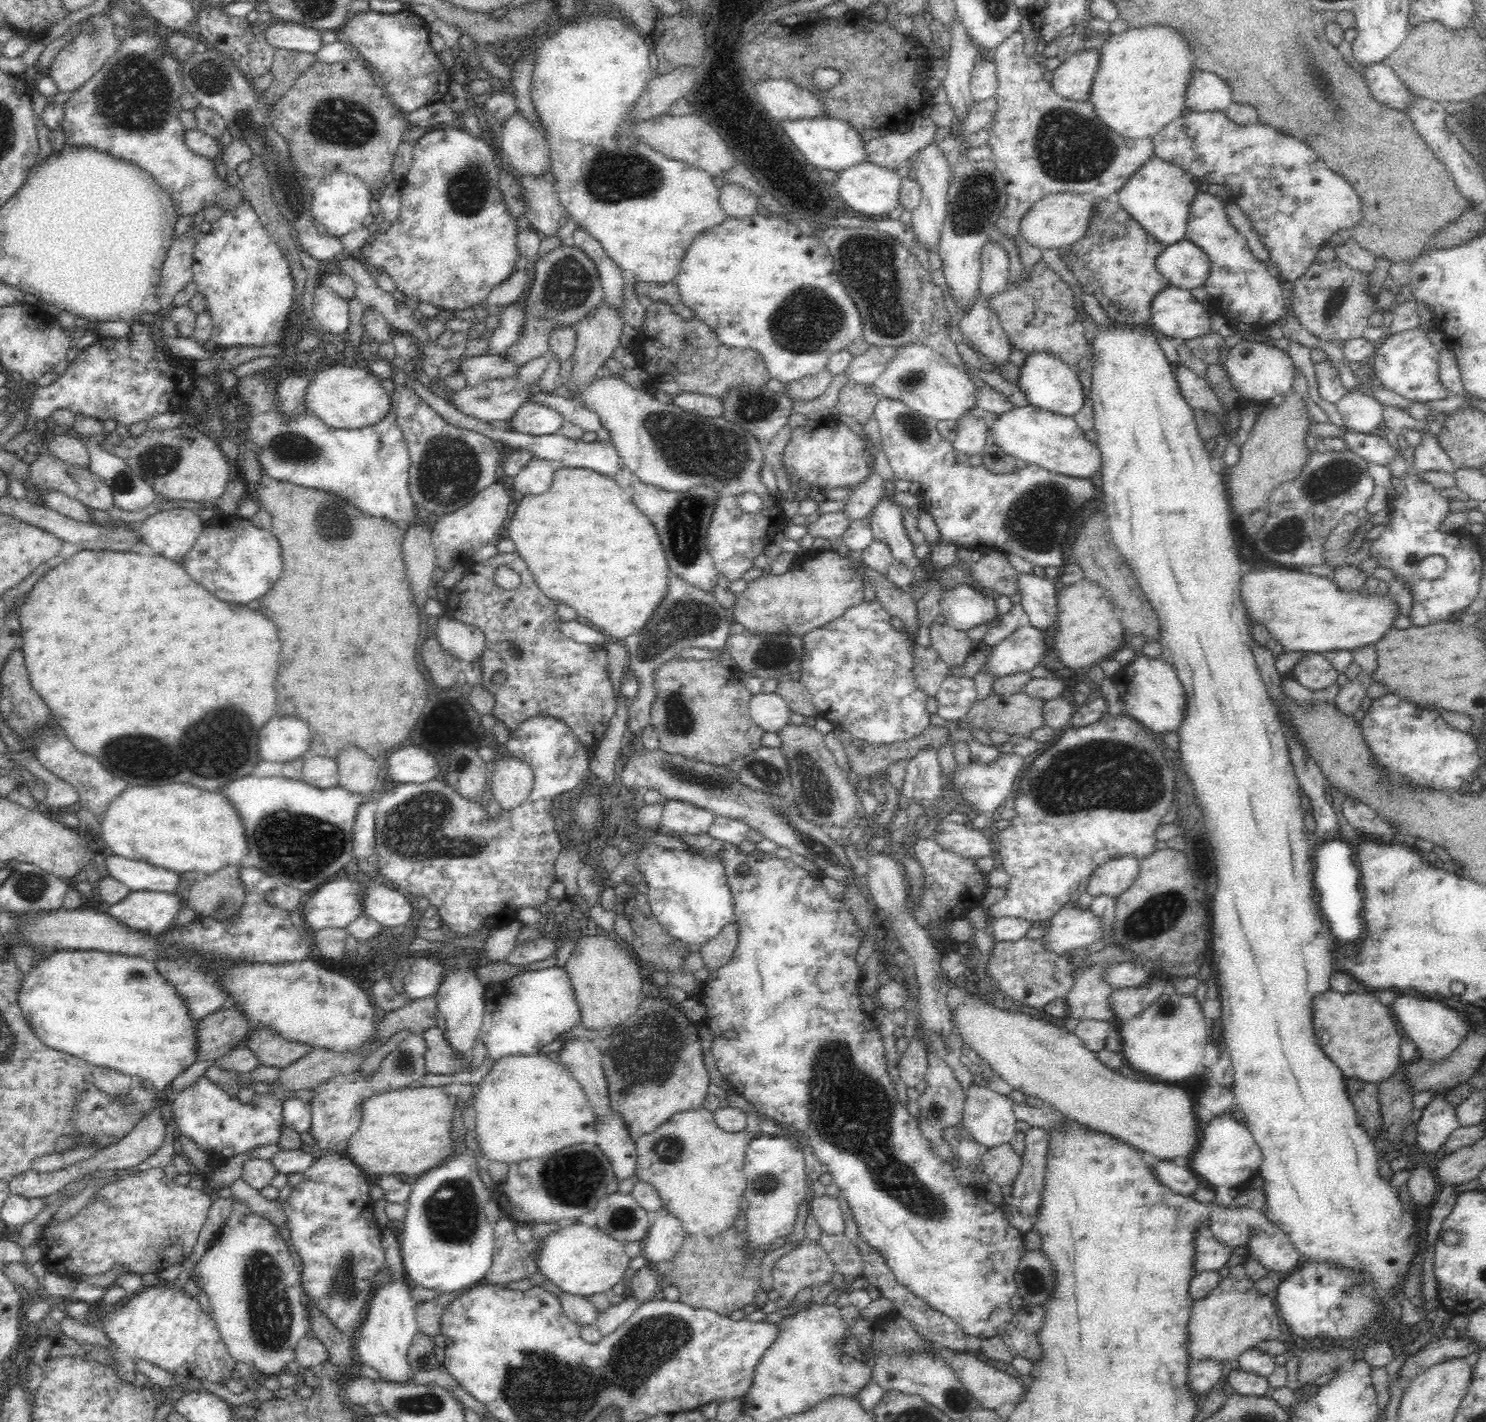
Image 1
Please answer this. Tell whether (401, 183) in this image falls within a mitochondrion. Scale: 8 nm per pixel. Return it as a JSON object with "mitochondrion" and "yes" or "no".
{"mitochondrion":"no"}

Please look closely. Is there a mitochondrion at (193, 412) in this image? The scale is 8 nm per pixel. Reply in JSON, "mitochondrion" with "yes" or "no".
{"mitochondrion":"no"}

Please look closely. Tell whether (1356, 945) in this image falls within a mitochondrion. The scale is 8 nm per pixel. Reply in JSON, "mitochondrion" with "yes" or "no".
{"mitochondrion":"no"}

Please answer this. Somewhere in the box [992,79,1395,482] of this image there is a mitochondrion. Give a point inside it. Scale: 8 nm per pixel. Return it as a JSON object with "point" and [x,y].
{"point":[1070,147]}

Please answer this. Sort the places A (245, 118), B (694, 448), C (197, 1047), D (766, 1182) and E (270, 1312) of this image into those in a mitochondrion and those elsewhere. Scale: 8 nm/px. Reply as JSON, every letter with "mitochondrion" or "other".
{"A":"mitochondrion","B":"mitochondrion","C":"other","D":"mitochondrion","E":"mitochondrion"}

